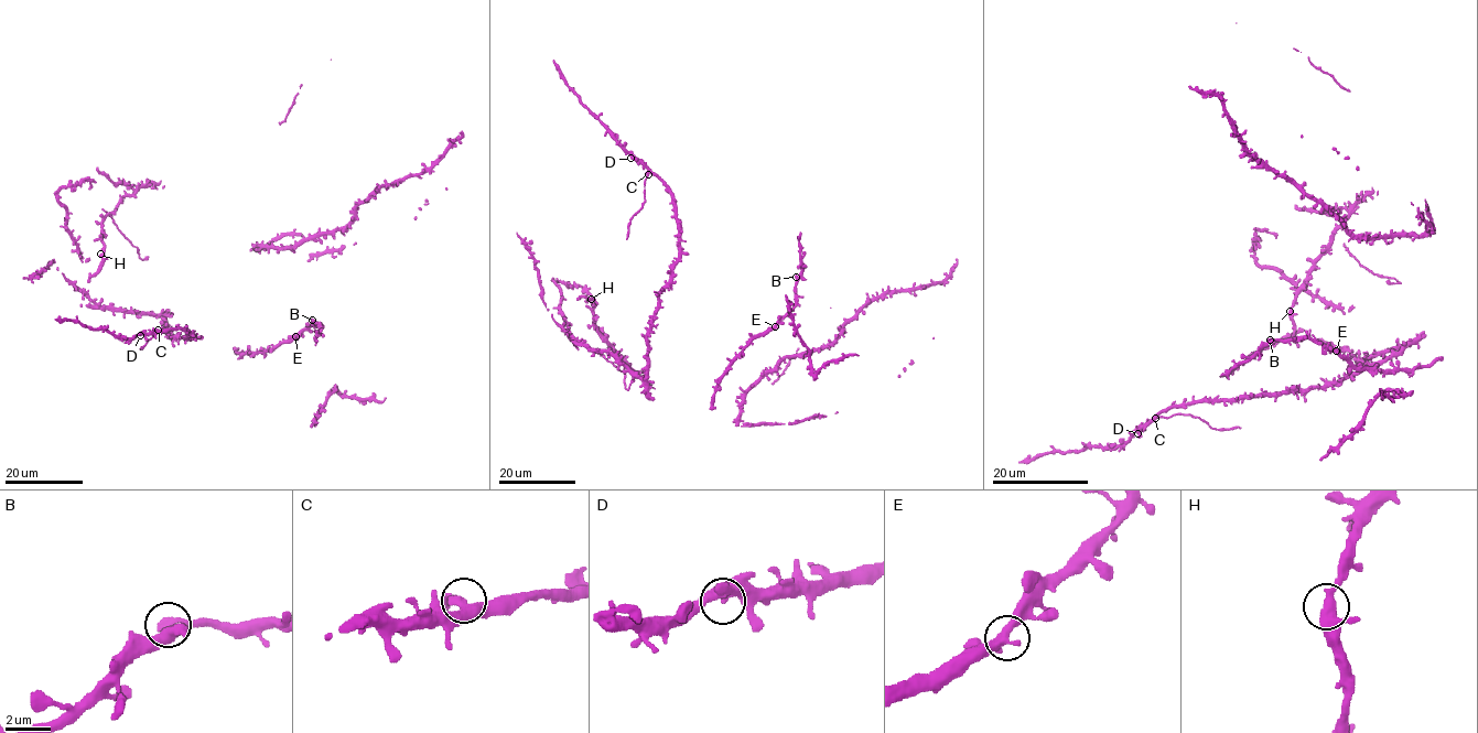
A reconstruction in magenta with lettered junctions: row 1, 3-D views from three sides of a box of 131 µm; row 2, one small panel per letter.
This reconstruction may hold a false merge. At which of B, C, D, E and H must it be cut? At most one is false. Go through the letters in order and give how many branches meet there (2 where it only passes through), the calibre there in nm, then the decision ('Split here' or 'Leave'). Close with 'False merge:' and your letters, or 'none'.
B: Branches: 2. Thickness 320 nm. Leave
C: Branches: 2. Thickness 320 nm. Split here
D: Branches: 2. Thickness 360 nm. Leave
E: Branches: 2. Thickness 480 nm. Leave
H: Branches: 2. Thickness 440 nm. Leave
False merge: C

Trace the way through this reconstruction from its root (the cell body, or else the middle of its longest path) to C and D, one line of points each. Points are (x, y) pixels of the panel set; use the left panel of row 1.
C: (173, 312), (166, 315), (164, 330), (173, 337), (194, 337), (187, 329), (158, 330)
D: (173, 312), (166, 315), (164, 330), (173, 337), (194, 337), (187, 329), (177, 327), (140, 335)

